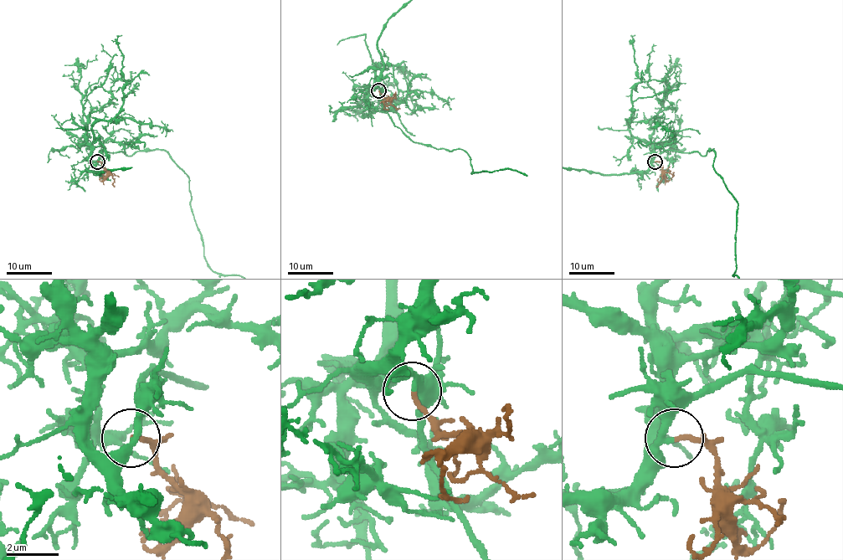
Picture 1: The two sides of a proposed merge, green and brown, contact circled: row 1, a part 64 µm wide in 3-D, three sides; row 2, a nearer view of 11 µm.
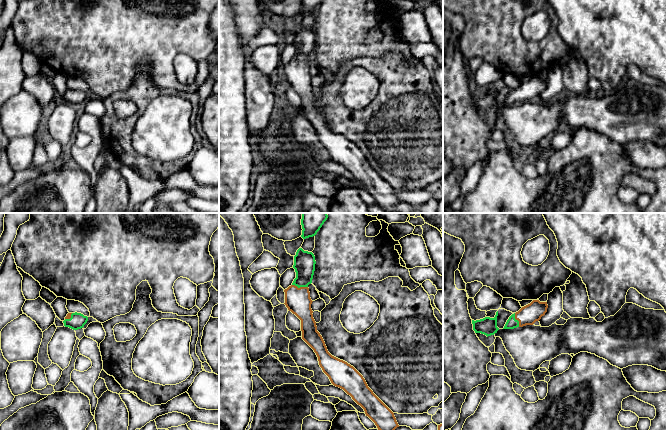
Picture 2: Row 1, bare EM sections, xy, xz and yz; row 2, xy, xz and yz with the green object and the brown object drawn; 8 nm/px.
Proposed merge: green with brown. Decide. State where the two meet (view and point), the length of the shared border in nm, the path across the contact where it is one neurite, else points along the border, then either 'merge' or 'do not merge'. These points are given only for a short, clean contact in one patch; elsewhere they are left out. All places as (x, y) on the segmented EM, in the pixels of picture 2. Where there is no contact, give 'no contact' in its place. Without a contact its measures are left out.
meets green in xz at (300, 286); contact 130 nm long; runs through xz (304, 262), (304, 277), (300, 286), (297, 300); merge

